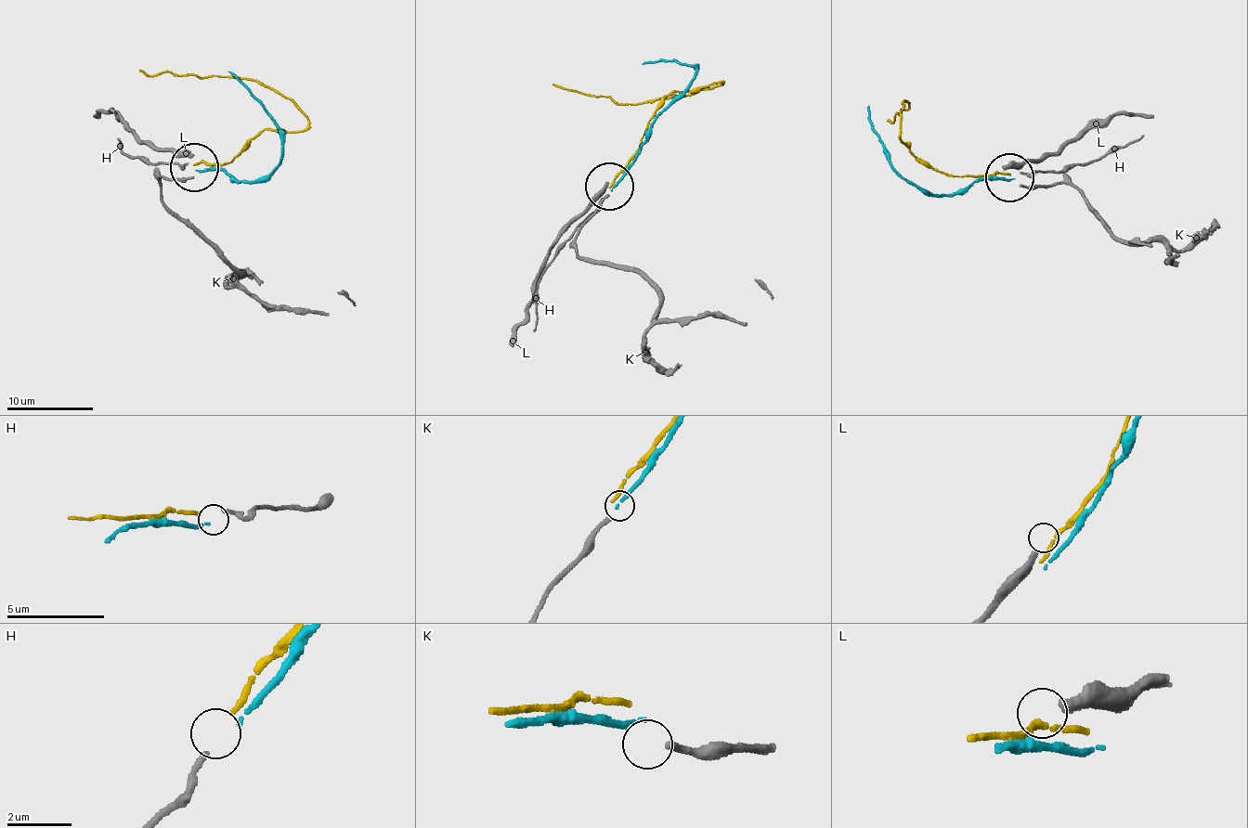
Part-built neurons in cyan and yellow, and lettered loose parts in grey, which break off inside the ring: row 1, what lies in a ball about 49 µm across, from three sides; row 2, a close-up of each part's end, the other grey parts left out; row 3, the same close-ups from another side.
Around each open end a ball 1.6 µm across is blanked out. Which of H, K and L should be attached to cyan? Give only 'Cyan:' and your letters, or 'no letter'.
Cyan: no letter

